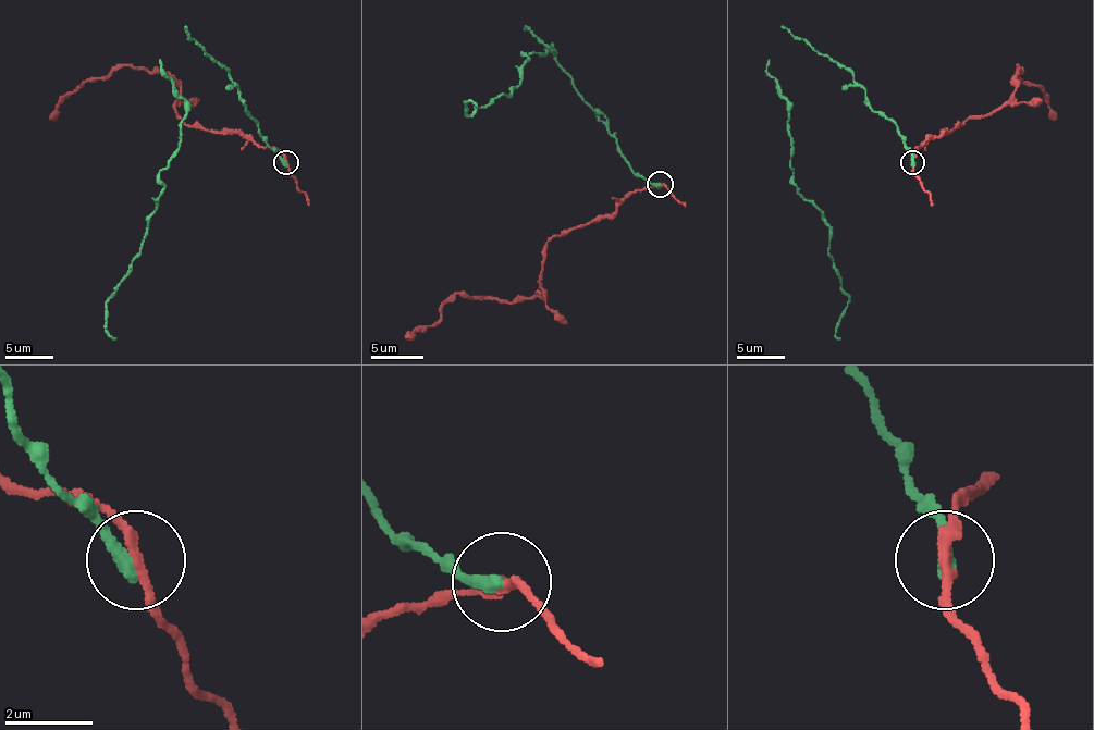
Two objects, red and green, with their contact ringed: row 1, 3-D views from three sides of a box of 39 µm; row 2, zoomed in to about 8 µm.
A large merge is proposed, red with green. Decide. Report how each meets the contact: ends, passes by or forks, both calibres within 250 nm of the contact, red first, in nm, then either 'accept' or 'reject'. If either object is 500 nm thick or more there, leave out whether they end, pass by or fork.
red passes by; green ends; calibres 240 and 360 nm; reject

